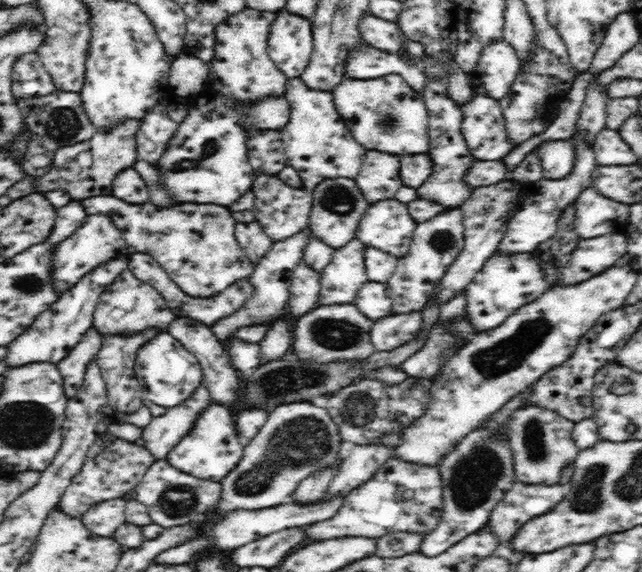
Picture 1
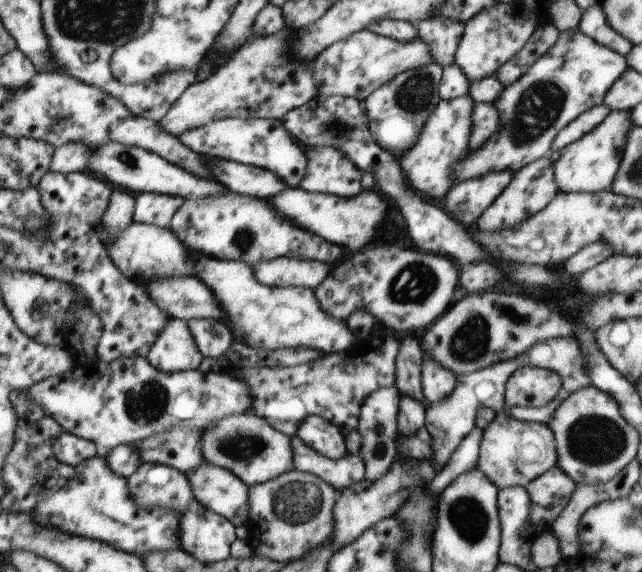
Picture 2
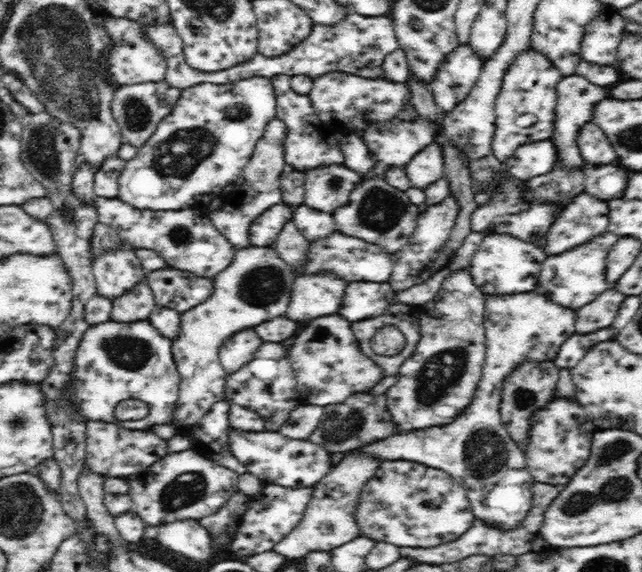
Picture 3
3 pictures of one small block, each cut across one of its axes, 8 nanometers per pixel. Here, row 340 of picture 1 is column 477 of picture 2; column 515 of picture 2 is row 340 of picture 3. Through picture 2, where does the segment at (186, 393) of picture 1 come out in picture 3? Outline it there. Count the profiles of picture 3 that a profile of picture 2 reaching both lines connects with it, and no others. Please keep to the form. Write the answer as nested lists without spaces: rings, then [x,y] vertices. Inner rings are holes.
[[[106,320],[102,324],[89,326],[82,334],[80,346],[76,350],[74,372],[68,380],[68,401],[74,411],[84,415],[84,419],[102,421],[130,428],[130,430],[148,430],[154,424],[166,424],[173,418],[176,401],[179,399],[179,382],[174,357],[172,356],[172,339],[164,336],[154,325],[146,320],[136,320],[130,324]],[[127,398],[142,400],[149,406],[149,414],[142,420],[121,421],[114,415],[118,402]]]

